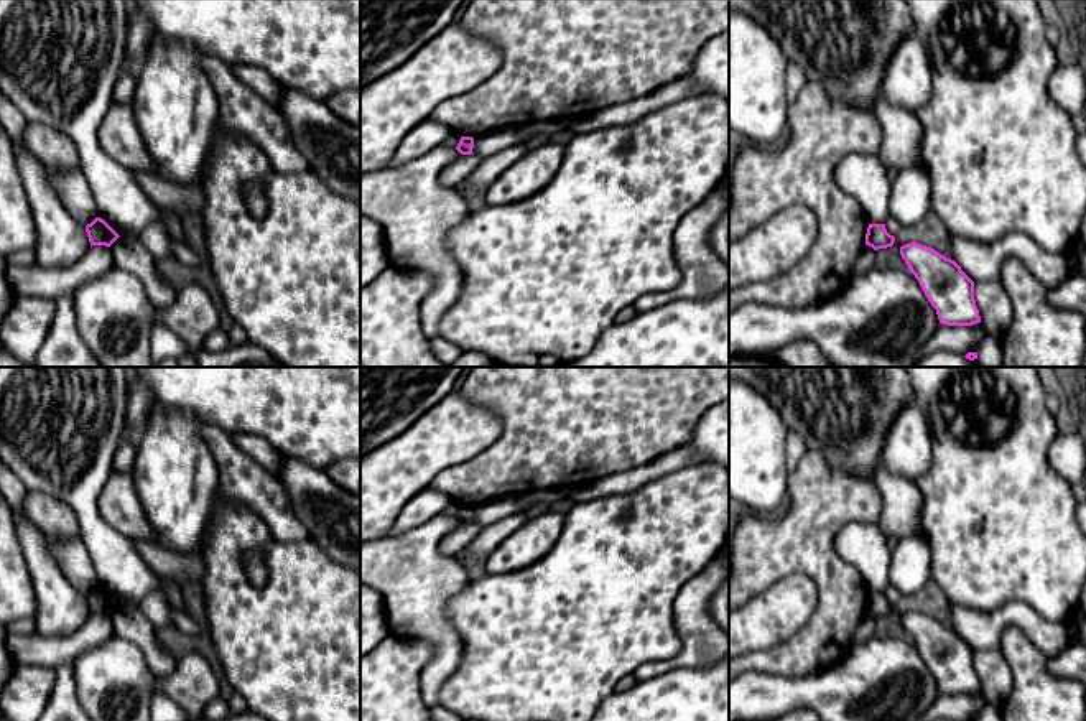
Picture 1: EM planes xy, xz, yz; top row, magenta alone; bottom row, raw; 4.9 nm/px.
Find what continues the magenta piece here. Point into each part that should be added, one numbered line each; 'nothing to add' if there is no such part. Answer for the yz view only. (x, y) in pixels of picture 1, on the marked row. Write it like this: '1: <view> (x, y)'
nothing to add

